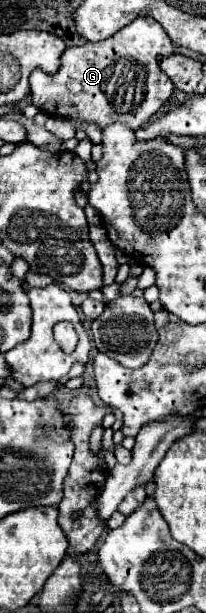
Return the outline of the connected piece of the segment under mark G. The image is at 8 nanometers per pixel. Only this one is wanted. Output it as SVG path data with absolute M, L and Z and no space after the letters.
M138 17L134 19L134 23L122 27L110 39L68 47L62 53L62 65L54 75L48 75L36 69L30 75L32 103L52 117L78 117L84 121L92 121L102 129L108 127L110 123L124 123L126 127L136 131L150 121L150 117L162 107L162 103L174 91L172 81L168 79L166 73L160 71L160 65L158 65L158 57L170 55L170 51L174 51L174 45L170 43L170 37L166 35L166 31L162 31L162 27L154 19Z

